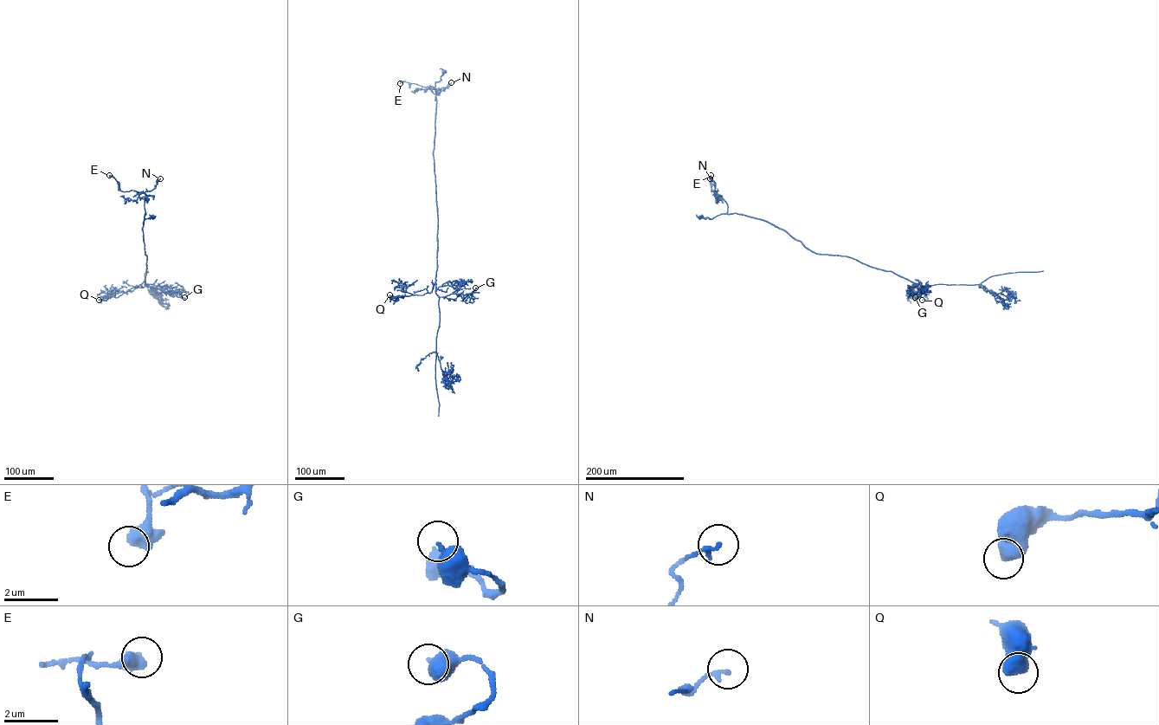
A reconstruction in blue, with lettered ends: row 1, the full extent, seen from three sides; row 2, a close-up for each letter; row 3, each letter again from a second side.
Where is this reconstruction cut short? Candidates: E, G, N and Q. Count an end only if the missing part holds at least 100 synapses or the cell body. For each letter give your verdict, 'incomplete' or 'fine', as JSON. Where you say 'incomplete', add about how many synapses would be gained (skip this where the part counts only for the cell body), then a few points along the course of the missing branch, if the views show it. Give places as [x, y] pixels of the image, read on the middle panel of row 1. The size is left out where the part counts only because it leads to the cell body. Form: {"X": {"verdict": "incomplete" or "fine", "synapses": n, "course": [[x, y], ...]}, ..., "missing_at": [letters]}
{"E": {"verdict": "fine"}, "G": {"verdict": "fine"}, "N": {"verdict": "fine"}, "Q": {"verdict": "fine"}, "missing_at": []}

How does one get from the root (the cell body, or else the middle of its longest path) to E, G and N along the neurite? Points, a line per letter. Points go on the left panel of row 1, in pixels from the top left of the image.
E: (153, 216), (144, 219), (144, 193), (120, 190), (116, 179), (109, 175)
G: (153, 216), (144, 219), (144, 213), (142, 228), (147, 256), (144, 284), (157, 293), (179, 292), (184, 297)
N: (153, 216), (144, 219), (145, 194), (139, 193), (151, 190), (160, 178)

